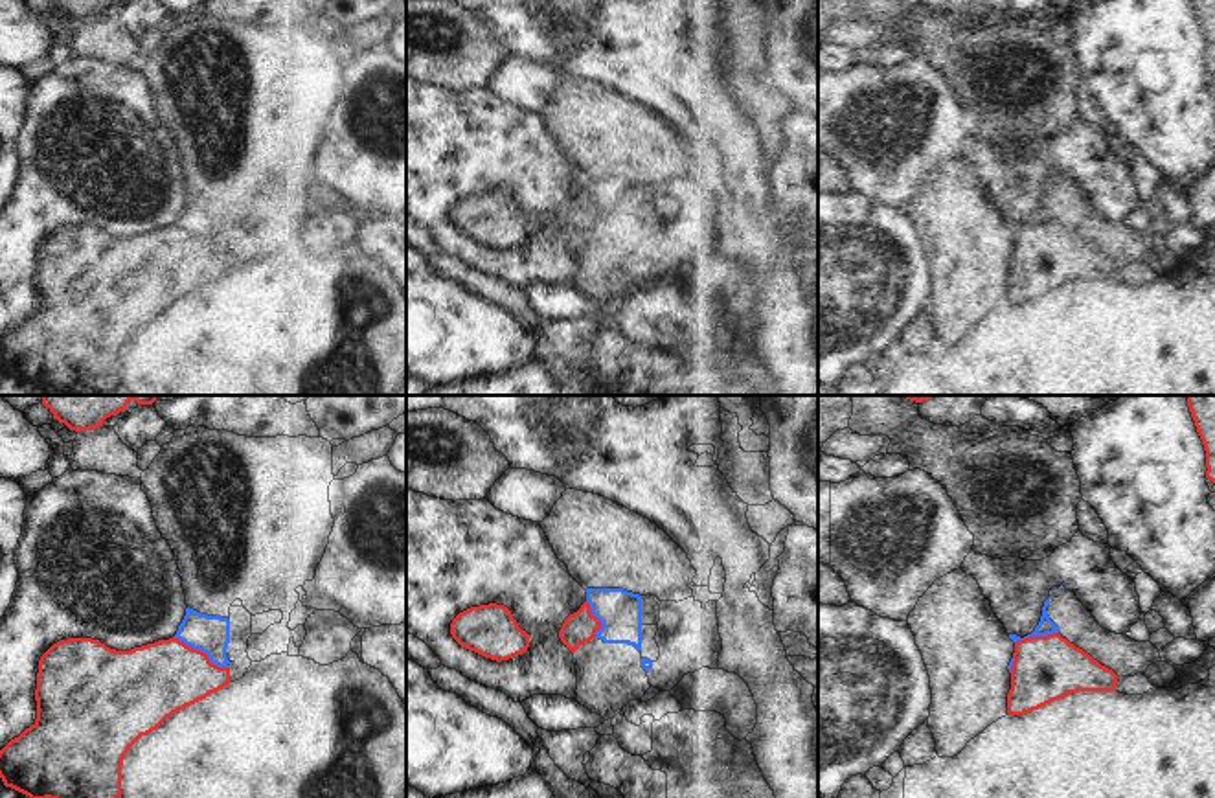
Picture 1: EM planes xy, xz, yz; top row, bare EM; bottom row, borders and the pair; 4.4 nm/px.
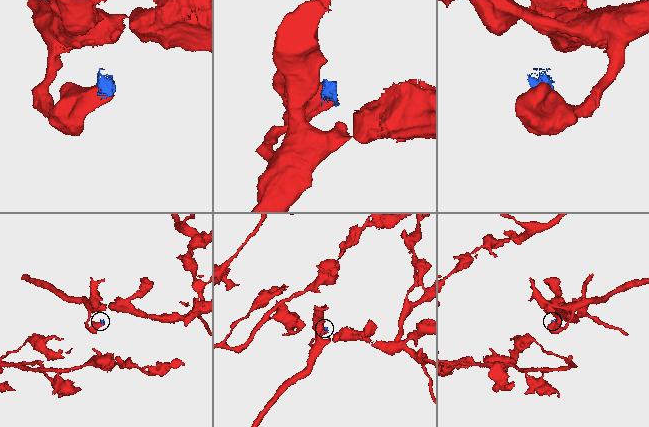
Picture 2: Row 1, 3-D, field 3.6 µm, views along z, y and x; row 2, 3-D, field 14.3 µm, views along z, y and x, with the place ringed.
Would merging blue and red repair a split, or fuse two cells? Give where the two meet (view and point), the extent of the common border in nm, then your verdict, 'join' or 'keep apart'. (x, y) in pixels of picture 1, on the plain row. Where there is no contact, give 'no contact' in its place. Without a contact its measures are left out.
meets blue in xy at (201, 238); contact 280 nm long; keep apart

